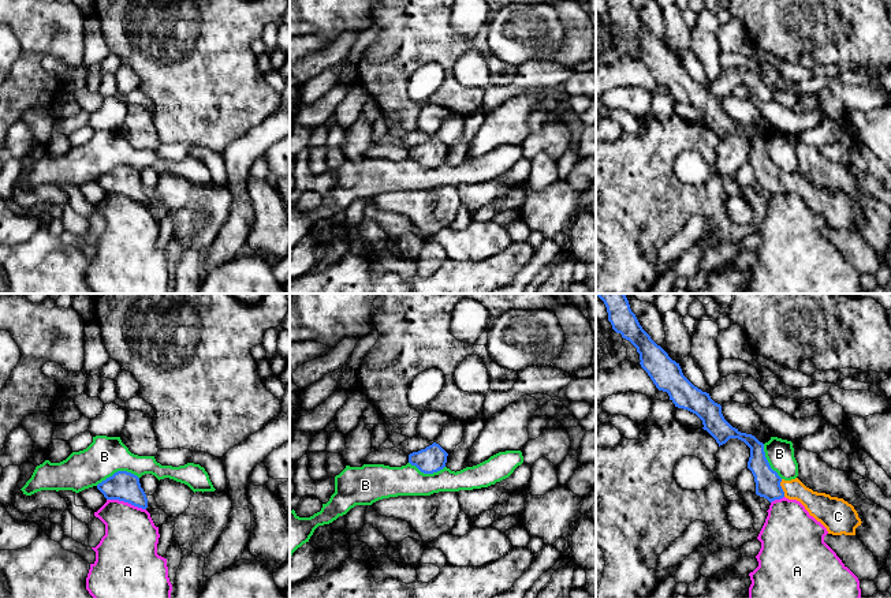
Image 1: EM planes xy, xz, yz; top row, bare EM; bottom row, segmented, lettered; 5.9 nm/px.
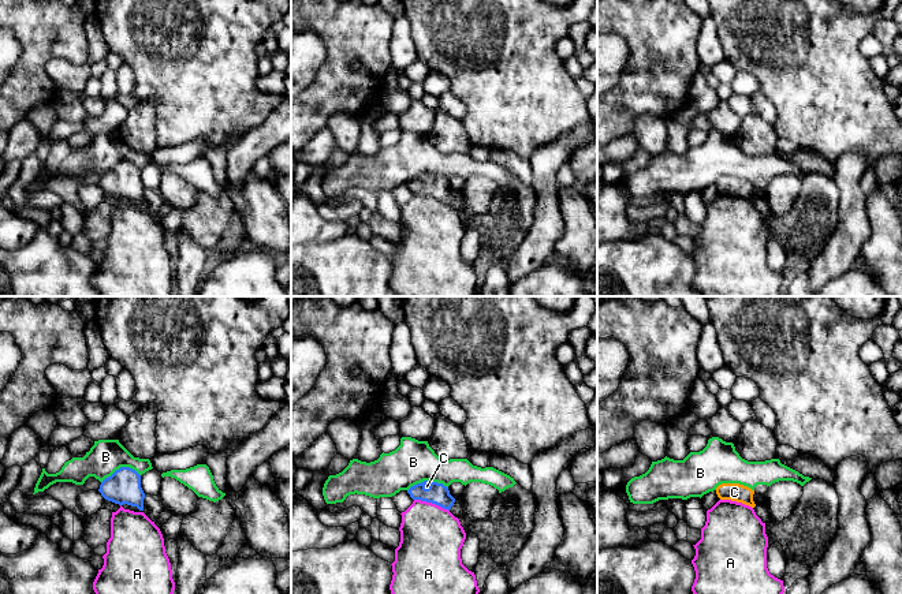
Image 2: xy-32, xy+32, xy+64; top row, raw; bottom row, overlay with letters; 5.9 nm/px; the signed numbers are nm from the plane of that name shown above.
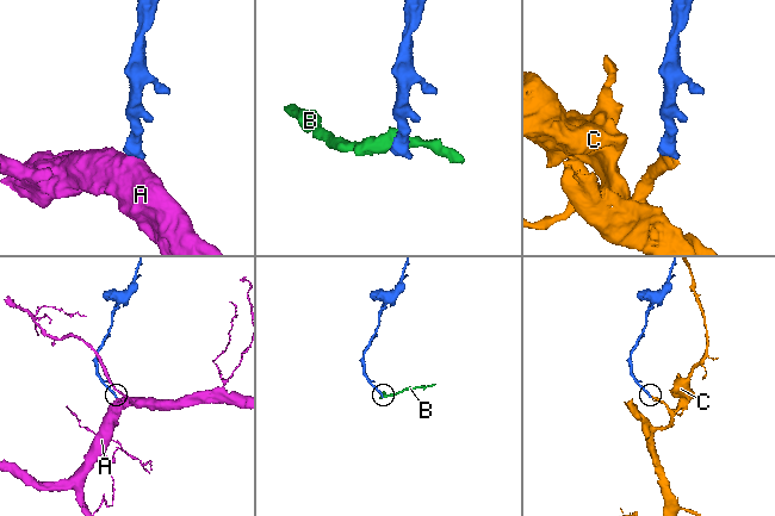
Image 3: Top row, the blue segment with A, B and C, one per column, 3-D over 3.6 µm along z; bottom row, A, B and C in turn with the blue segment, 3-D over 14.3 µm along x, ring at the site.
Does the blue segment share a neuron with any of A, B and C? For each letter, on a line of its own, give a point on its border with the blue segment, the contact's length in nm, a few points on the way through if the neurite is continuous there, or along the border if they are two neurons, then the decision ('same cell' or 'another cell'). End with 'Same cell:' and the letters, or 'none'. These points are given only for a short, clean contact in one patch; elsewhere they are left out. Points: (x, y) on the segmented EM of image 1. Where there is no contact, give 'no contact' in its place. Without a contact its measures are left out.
A: xy (126, 501) | 240 nm | along xy (107, 499), (123, 500), (145, 509) | another cell
B: xy (118, 471) | 260 nm | along xy (138, 477), (126, 471), (115, 471), (96, 485) | another cell
C: yz (780, 488) | 110 nm | across yz (767, 481), (774, 488), (780, 488), (796, 489), (819, 505) | same cell
Same cell: C

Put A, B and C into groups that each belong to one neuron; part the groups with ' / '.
A / B / C

